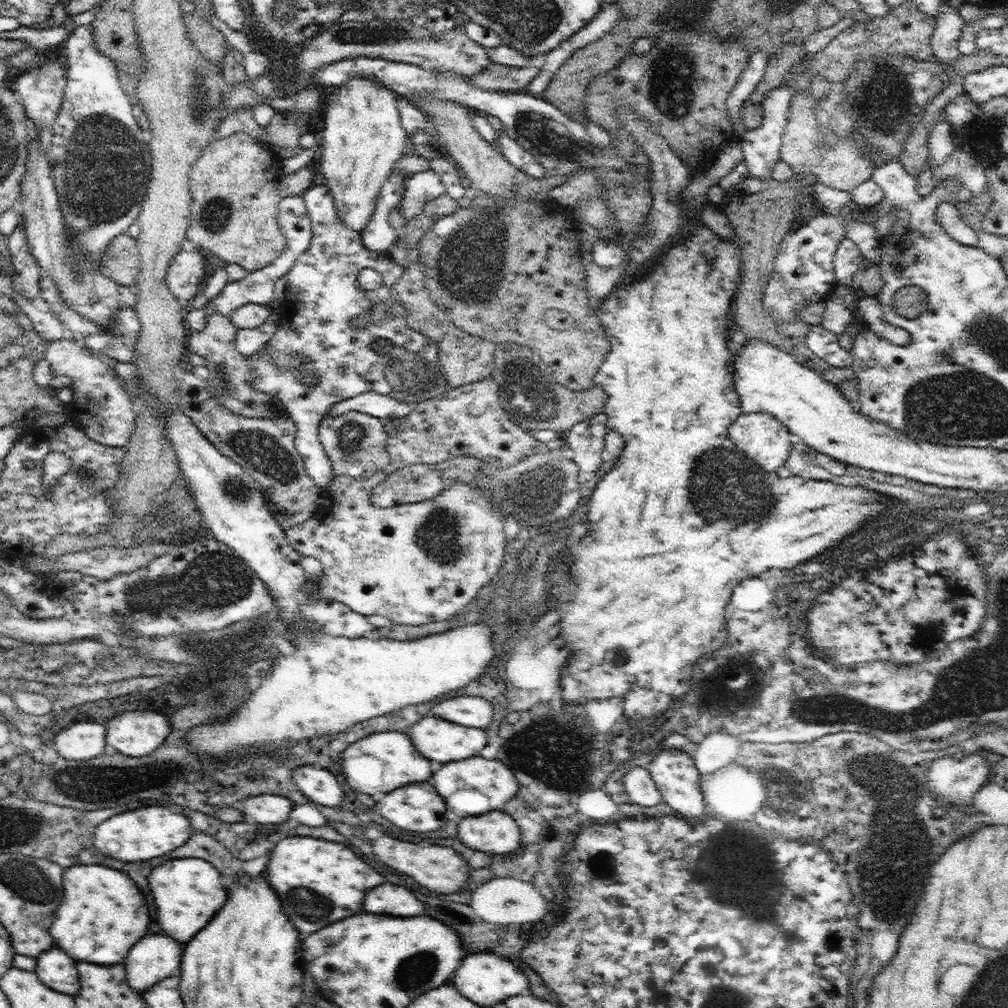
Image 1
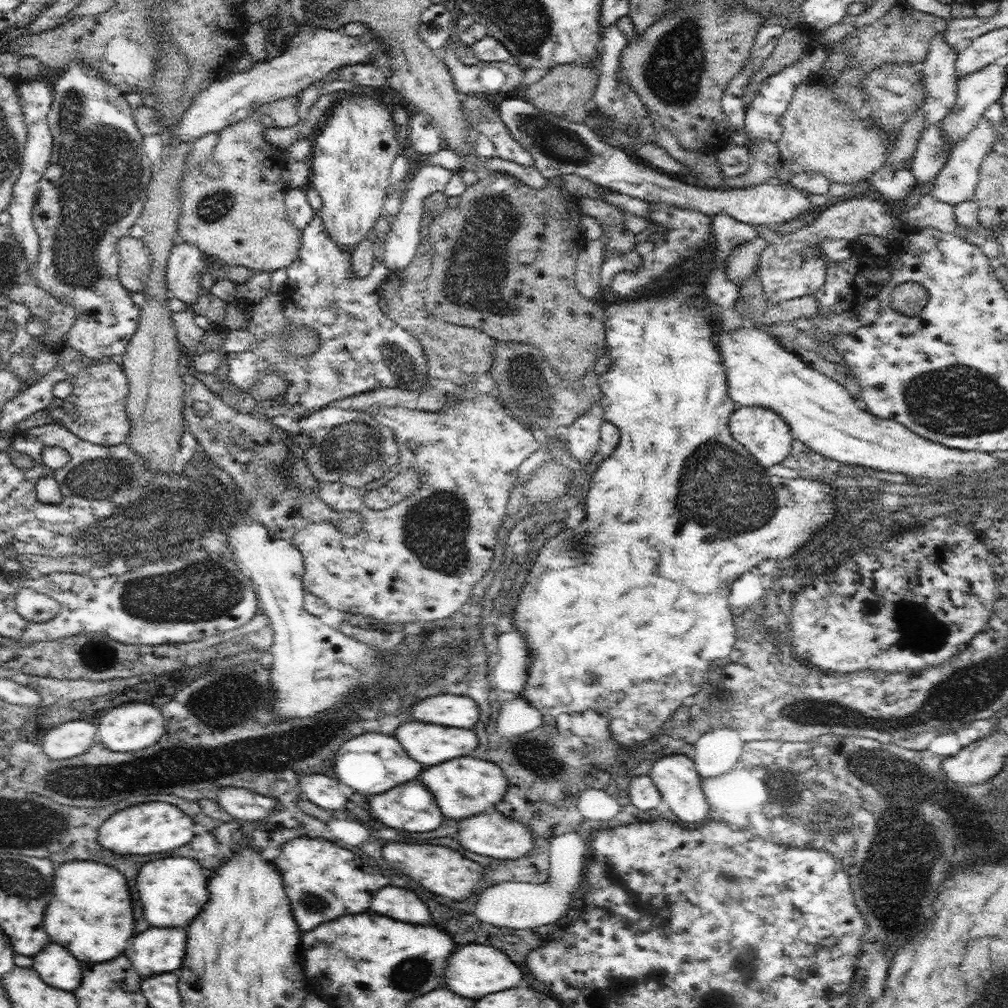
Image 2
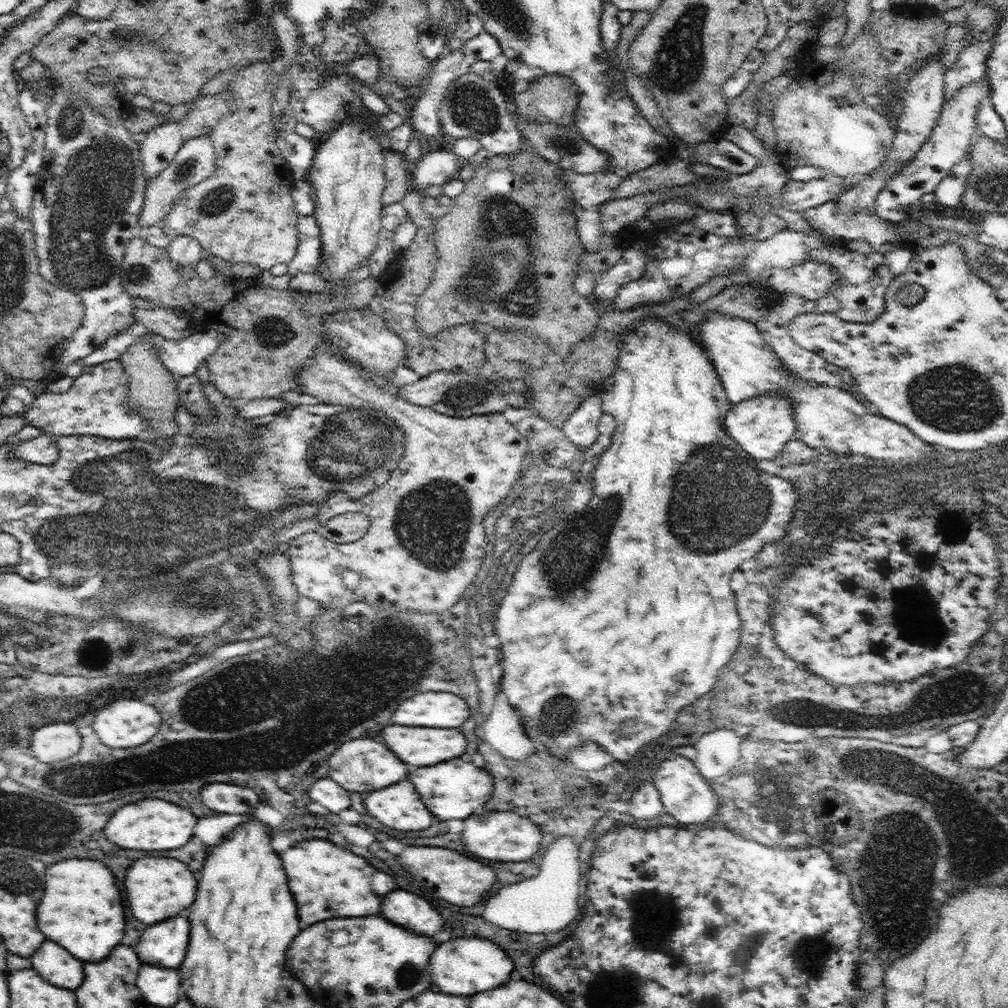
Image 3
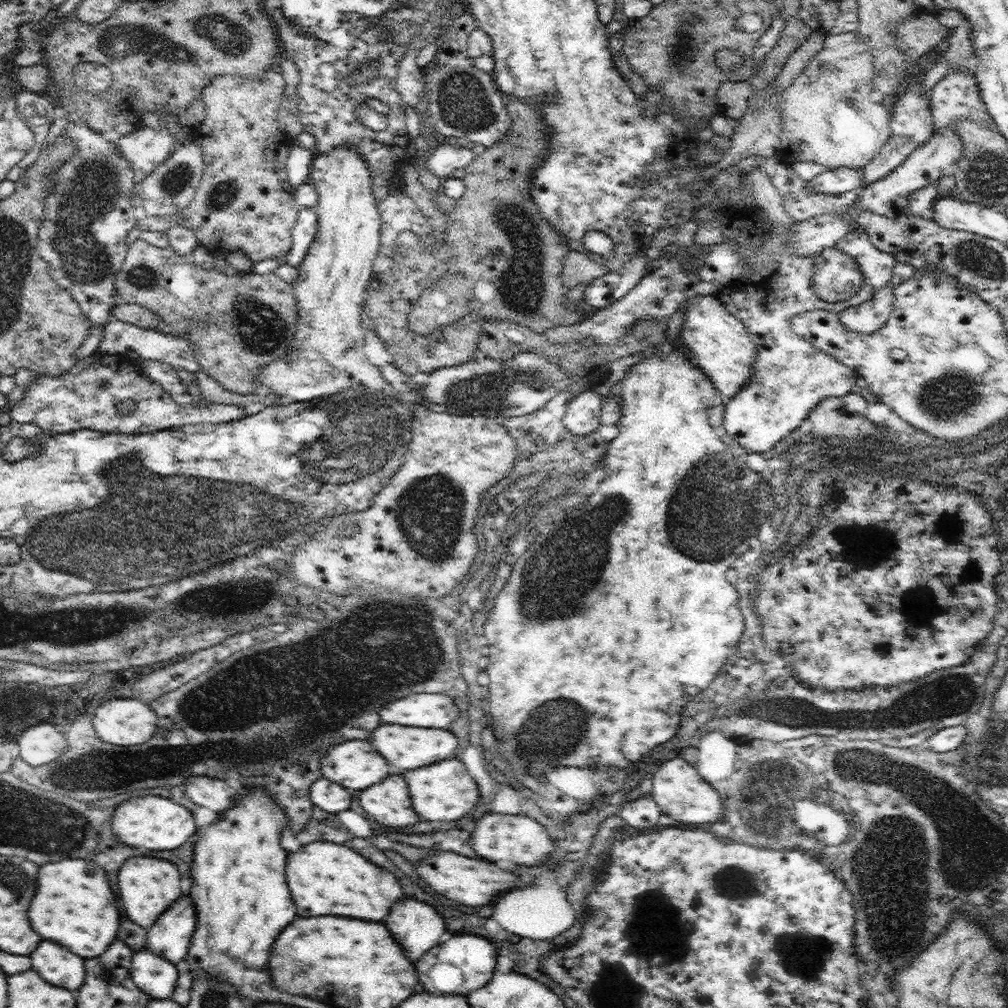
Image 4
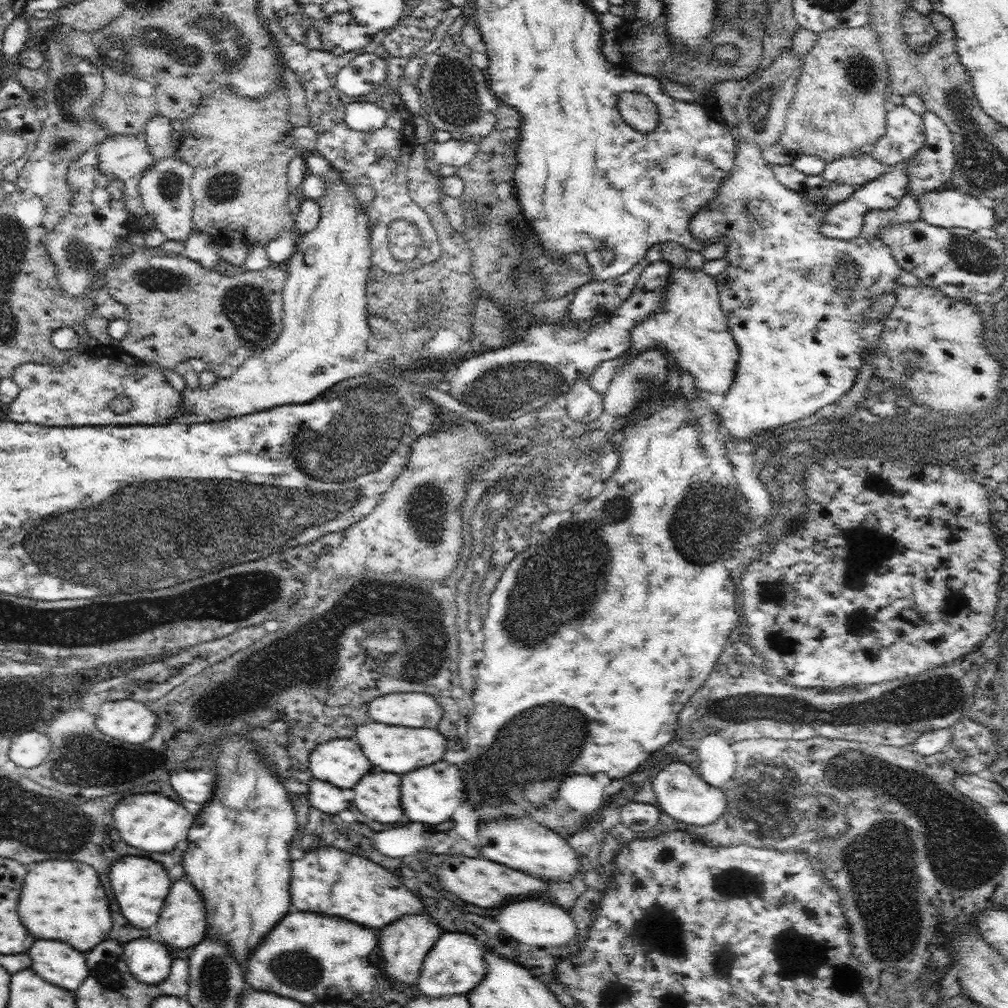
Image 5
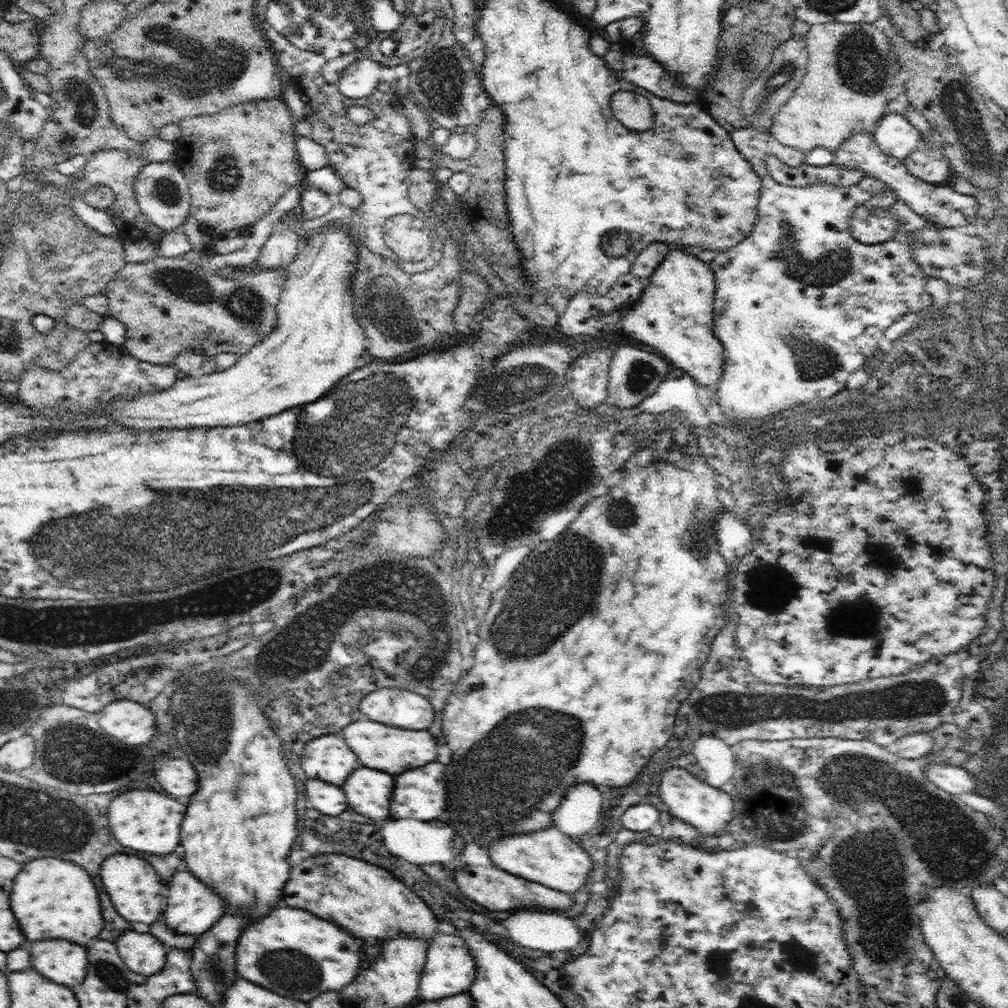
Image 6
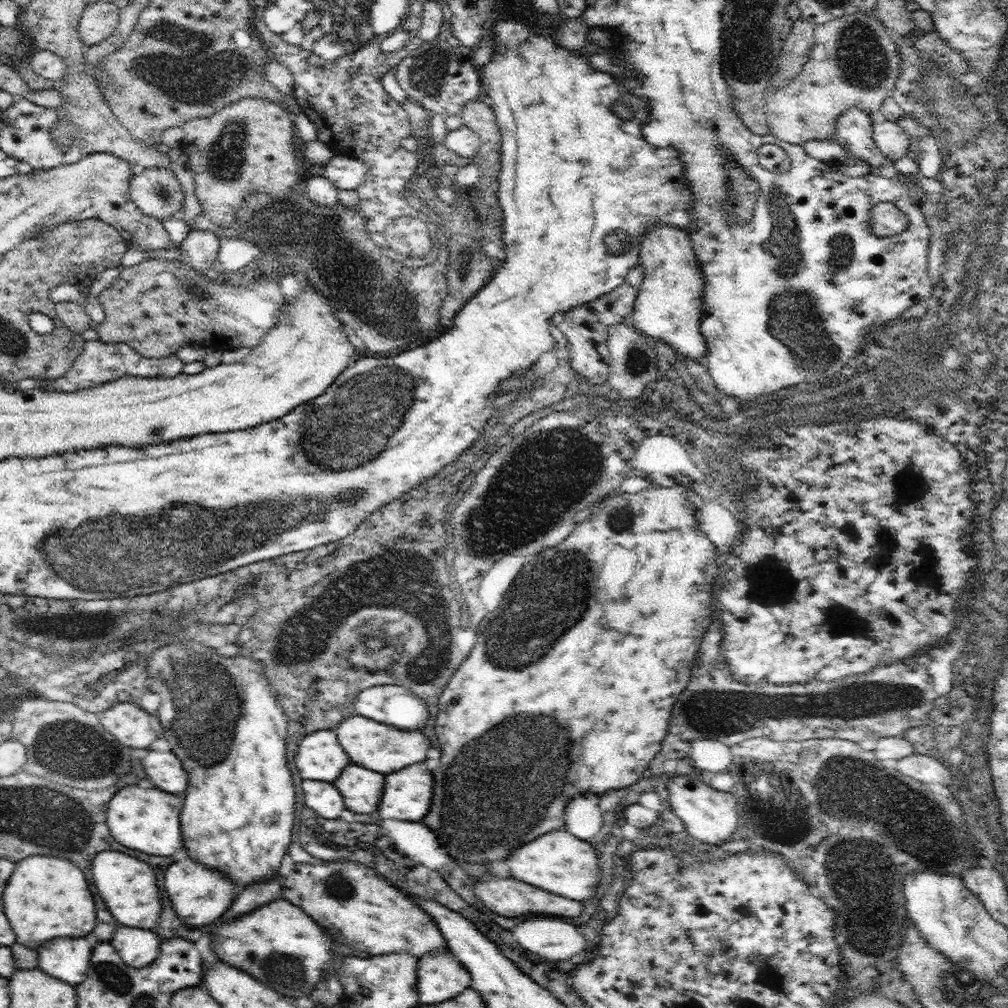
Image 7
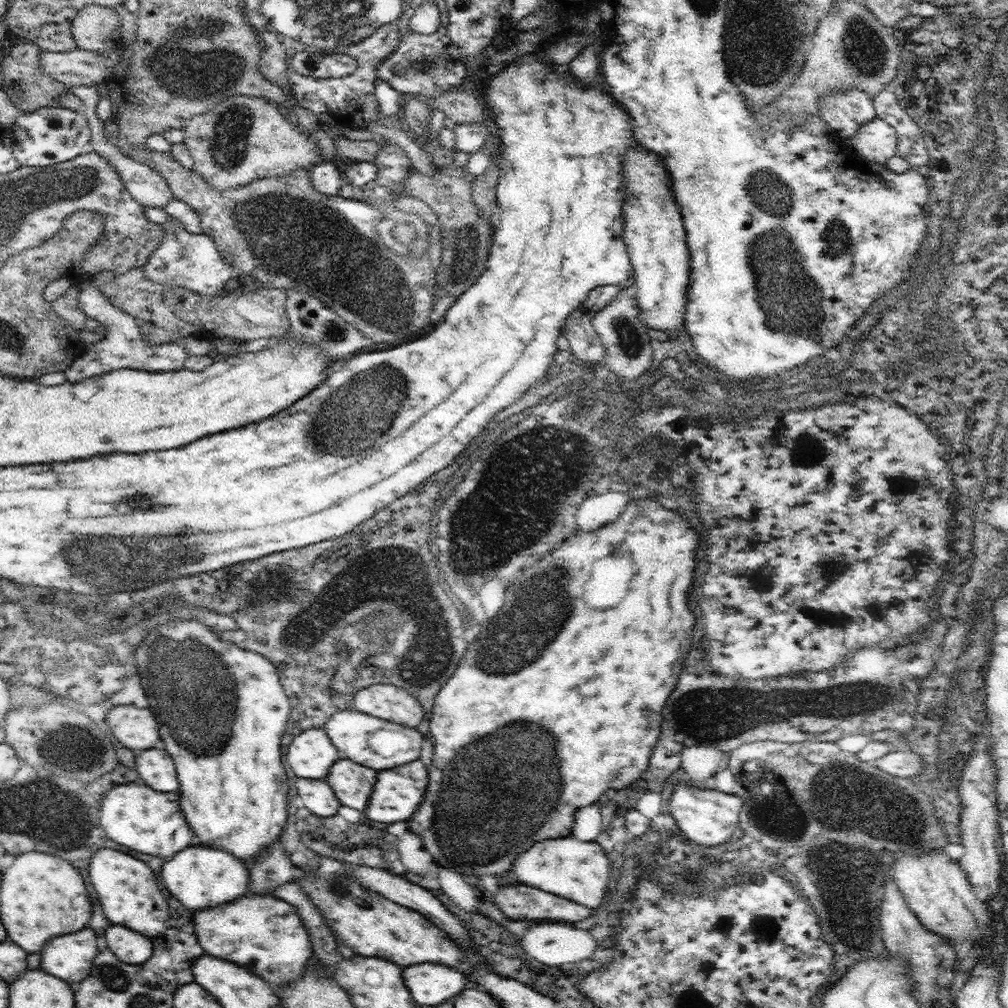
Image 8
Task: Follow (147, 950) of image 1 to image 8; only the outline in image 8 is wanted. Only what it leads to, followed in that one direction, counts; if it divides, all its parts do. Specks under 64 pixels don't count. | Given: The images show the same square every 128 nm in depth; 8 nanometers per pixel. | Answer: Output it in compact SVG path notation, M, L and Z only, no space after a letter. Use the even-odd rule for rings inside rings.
M206 845L188 846L174 854L162 868L162 878L168 890L190 910L217 907L234 900L248 891L250 871L247 863L239 860L230 851L222 848L212 848Z

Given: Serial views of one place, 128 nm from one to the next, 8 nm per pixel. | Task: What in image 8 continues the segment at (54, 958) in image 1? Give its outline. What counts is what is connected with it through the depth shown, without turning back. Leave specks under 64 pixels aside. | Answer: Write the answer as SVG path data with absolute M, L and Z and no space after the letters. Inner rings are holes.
M82 928L74 934L58 936L44 946L40 954L42 970L68 984L74 984L90 974L96 954L96 934L90 928Z

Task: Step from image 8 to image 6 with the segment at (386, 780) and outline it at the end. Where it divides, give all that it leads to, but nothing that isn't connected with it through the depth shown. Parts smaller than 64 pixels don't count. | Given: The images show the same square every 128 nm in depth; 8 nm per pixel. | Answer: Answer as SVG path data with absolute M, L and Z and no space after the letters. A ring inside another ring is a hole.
M430 762L422 768L402 772L394 782L390 816L434 820L444 812L446 782L442 764Z

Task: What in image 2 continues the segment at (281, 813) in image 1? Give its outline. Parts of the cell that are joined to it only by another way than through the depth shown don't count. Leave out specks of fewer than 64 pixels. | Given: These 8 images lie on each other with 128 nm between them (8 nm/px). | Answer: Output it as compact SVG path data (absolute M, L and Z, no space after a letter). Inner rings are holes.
M234 786L218 790L218 795L213 799L234 819L247 821L263 821L279 809L278 800Z

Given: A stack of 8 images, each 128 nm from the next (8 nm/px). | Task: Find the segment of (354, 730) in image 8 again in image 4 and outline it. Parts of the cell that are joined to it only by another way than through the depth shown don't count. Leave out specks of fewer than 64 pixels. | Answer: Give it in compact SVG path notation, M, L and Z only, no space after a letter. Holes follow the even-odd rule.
M386 724L372 732L372 746L390 766L396 766L398 770L414 770L444 758L452 758L455 756L456 744L456 736L440 728L400 728L400 724Z

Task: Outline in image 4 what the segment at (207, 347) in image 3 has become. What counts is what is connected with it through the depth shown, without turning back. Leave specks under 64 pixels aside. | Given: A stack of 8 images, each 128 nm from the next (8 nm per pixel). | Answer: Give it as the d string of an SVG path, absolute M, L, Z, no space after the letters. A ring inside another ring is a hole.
M112 319L104 327L96 353L98 354L126 354L128 351L134 351L143 359L160 360L170 364L175 371L186 370L187 372L196 373L201 370L198 365L194 348L188 340L184 338L176 338L172 334L162 334L153 328L142 328L130 322L122 322L122 320Z

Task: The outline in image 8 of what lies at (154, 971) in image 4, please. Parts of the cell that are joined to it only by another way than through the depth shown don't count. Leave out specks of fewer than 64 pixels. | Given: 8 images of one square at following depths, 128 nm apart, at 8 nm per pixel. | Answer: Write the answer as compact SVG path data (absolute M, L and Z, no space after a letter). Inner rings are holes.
M108 926L106 928L106 944L122 962L126 964L142 964L152 956L154 944L152 938L132 932L124 926Z

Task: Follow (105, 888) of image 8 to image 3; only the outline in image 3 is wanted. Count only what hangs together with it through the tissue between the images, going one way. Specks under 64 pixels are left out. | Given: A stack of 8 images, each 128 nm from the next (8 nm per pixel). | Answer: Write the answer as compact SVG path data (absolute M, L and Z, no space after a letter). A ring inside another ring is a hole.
M176 858L136 860L126 872L124 888L126 888L126 900L128 900L128 906L132 908L132 914L144 924L162 922L170 916L176 916L186 906L190 906L196 898L196 878L188 870L188 866Z

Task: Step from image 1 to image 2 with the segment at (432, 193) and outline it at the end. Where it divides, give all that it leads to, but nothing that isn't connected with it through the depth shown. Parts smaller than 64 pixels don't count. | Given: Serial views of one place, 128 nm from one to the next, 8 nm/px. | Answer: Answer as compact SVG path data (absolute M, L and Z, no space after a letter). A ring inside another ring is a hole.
M420 165L418 172L407 178L403 191L403 201L400 211L391 221L391 228L385 240L385 258L383 264L391 271L404 269L411 264L419 248L420 222L425 207L425 198L438 191L444 191L446 183L450 180L452 171L440 165Z

